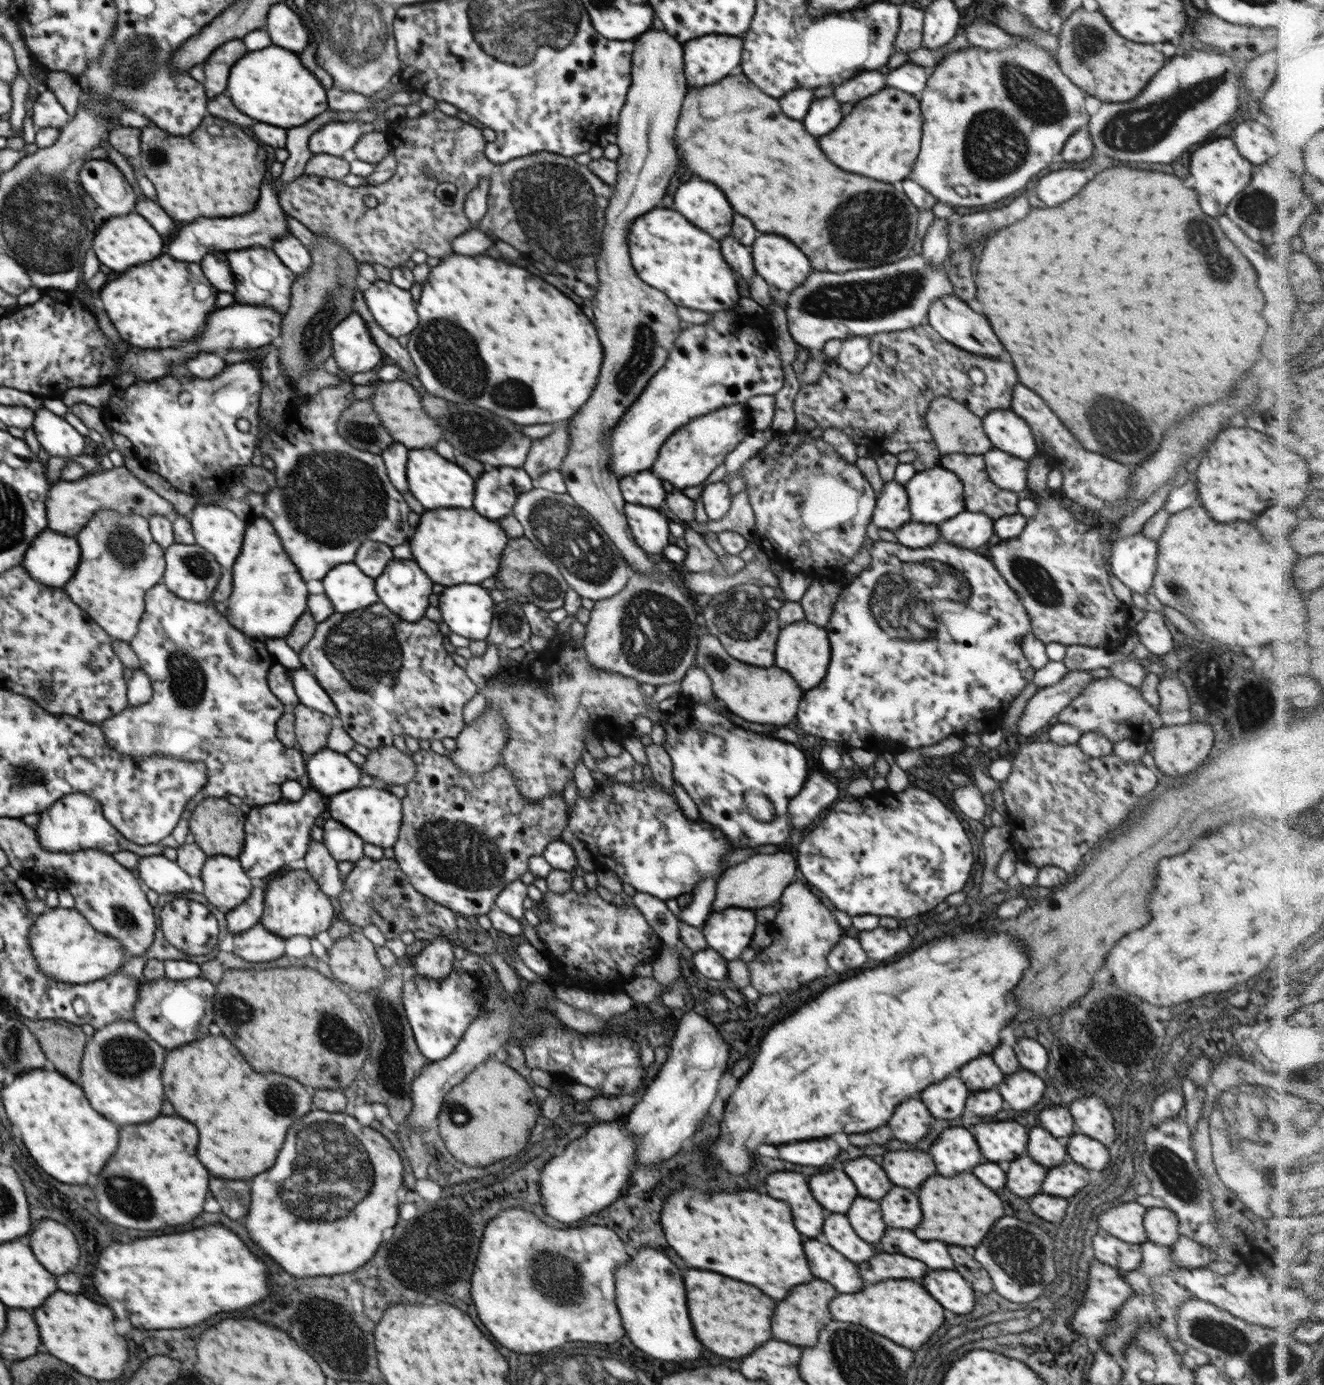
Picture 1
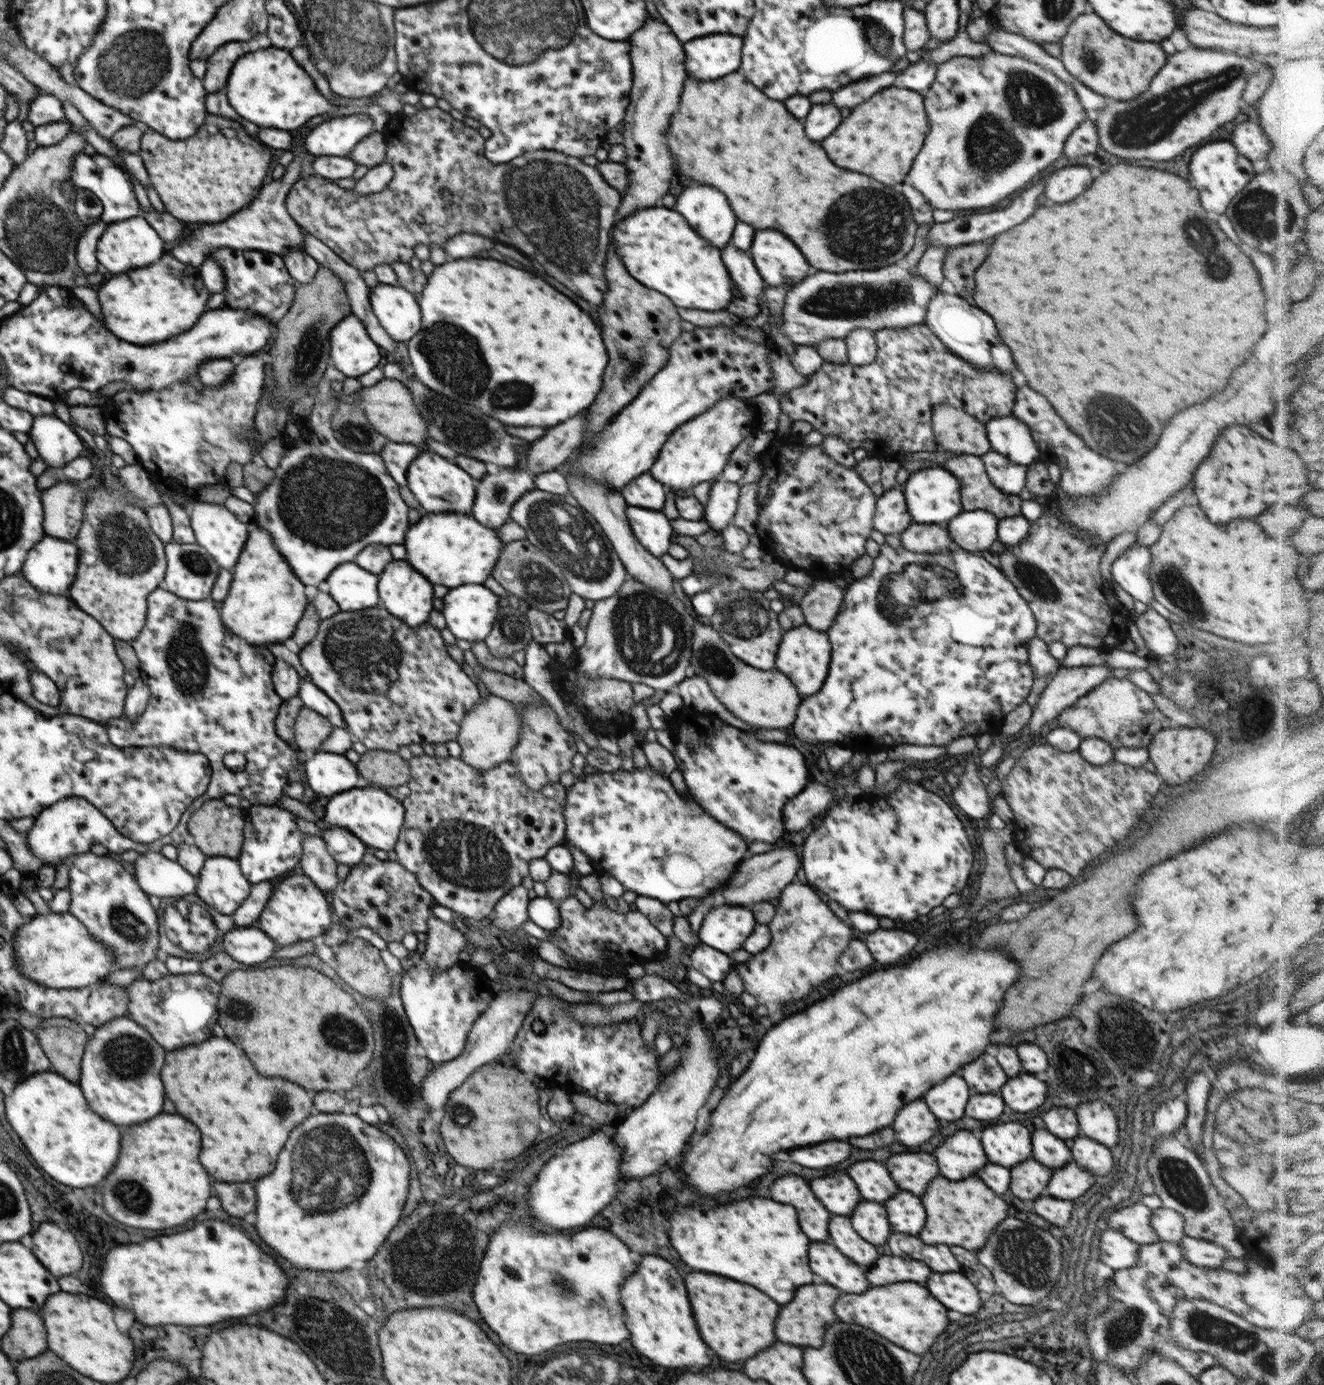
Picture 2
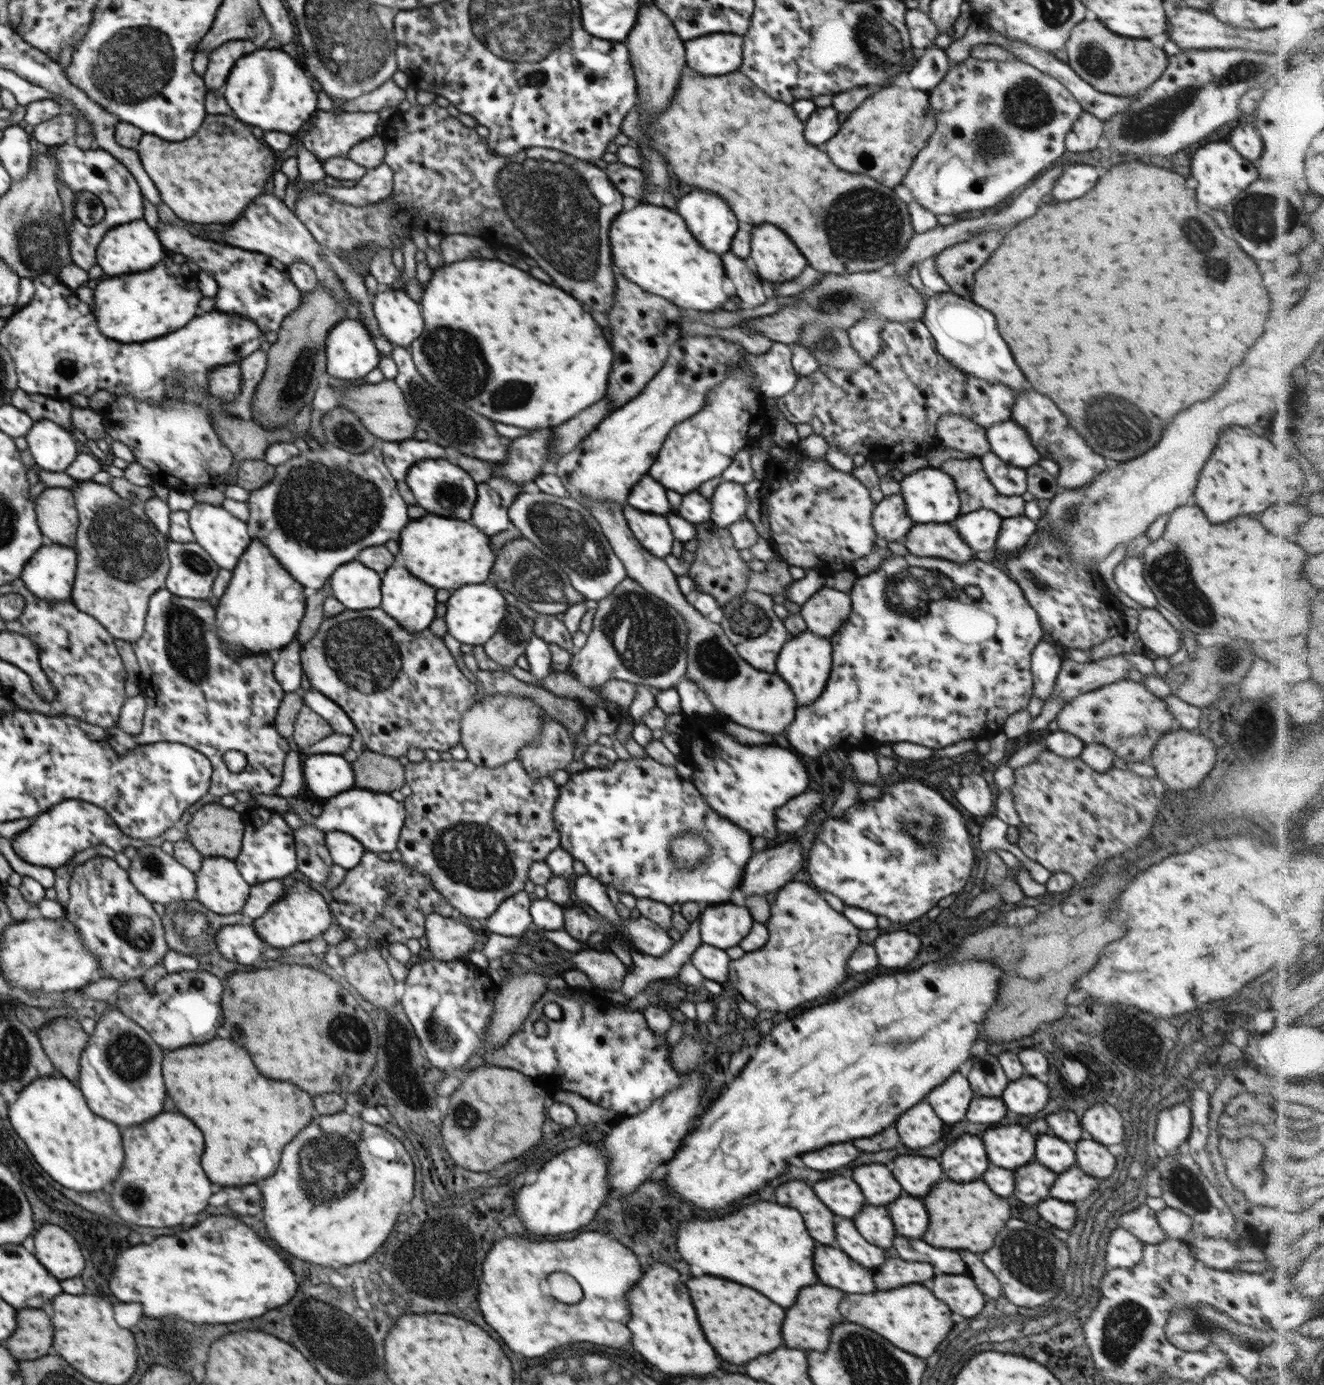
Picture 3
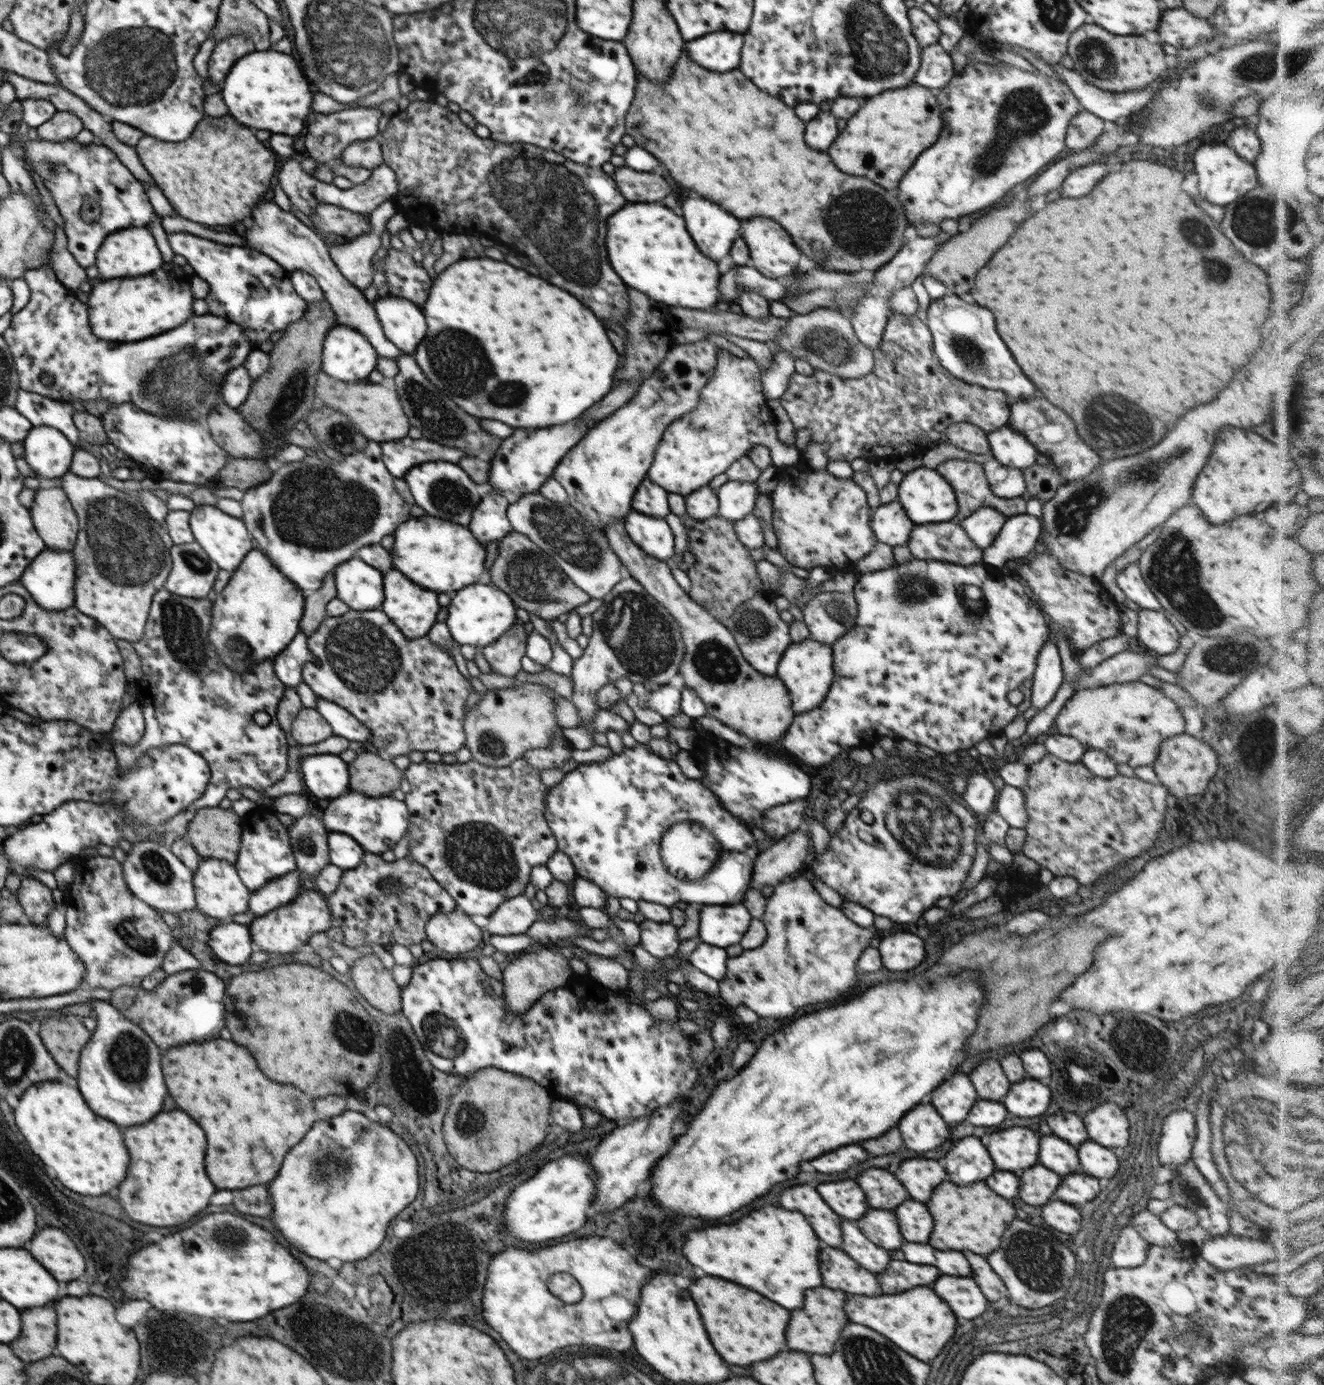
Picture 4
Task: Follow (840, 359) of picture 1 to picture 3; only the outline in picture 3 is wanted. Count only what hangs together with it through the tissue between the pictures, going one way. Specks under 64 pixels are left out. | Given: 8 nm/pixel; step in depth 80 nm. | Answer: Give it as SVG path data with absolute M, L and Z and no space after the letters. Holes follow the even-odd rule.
M865 310L862 320L855 322L847 331L852 346L867 363L873 360L881 345L882 322L874 311Z

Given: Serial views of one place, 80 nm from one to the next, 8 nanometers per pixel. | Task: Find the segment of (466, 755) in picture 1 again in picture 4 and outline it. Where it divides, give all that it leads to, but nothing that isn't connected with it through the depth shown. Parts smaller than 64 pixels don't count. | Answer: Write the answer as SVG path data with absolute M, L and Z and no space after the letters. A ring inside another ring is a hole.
M529 682L502 690L489 690L465 715L464 746L470 750L475 761L489 767L508 766L528 750L550 747L554 734L562 730L554 710L557 695L543 684Z

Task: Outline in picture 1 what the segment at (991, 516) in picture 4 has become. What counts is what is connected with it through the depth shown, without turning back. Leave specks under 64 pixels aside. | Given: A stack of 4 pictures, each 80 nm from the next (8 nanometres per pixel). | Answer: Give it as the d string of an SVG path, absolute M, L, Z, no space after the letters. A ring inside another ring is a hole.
M962 512L956 518L950 518L948 522L942 524L940 534L944 540L976 550L976 548L985 548L984 544L992 538L994 534L993 520L990 520L986 514L972 514L972 512Z

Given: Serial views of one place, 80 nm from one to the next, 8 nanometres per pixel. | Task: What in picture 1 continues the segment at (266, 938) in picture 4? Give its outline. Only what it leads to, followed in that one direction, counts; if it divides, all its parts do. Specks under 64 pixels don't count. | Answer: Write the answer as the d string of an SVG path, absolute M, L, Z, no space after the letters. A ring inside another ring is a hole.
M303 863L293 864L292 869L280 877L272 877L266 886L264 898L261 923L270 932L284 939L290 936L308 936L311 939L319 932L328 930L332 921L338 917L338 909L334 900L324 894Z

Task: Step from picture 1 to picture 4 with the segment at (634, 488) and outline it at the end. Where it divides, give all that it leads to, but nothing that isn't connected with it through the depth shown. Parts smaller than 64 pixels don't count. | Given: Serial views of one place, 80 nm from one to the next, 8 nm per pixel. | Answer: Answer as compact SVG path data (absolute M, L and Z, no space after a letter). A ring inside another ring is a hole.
M648 478L638 486L636 498L632 500L632 509L638 513L652 516L654 518L665 518L671 513L668 504L668 494L664 488L656 486Z

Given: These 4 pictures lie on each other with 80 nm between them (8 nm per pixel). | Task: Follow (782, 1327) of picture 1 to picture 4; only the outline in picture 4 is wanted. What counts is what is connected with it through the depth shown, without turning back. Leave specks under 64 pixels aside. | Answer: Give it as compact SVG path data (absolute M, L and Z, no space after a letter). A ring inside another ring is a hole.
M828 1288L806 1290L804 1308L792 1312L792 1318L790 1318L790 1324L786 1330L786 1344L798 1352L832 1354L842 1328L848 1324L844 1304L846 1304L846 1294L840 1290L828 1290Z

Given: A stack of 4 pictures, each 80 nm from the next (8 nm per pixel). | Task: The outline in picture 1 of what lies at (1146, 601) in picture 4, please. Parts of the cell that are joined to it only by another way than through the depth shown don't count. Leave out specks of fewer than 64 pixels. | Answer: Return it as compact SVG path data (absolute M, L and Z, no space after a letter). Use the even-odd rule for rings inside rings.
M1139 532L1113 543L1108 564L1110 573L1130 588L1145 595L1151 590L1157 566L1157 540Z

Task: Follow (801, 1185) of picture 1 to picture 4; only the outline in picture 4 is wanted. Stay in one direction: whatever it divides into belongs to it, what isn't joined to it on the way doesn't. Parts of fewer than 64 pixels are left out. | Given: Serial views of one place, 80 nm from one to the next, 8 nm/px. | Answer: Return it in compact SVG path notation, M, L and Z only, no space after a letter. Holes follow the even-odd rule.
M794 1186L780 1194L780 1206L786 1210L798 1210L816 1230L816 1236L828 1246L836 1248L842 1244L842 1218L820 1198L810 1186Z

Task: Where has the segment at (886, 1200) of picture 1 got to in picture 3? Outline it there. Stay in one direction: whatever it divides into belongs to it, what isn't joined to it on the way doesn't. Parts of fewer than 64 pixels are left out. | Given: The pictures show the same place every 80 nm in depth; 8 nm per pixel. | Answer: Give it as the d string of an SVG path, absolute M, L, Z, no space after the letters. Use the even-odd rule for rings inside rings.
M900 1196L890 1206L896 1232L906 1238L922 1238L928 1230L928 1212L924 1204L912 1196Z

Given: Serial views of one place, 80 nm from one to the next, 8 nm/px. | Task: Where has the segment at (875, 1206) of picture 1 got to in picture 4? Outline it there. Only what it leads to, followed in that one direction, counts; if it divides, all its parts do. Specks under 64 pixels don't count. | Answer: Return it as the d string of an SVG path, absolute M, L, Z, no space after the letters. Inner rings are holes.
M870 1208L858 1222L862 1234L868 1236L876 1246L886 1250L898 1250L902 1246L902 1234L898 1230L898 1220L892 1212Z

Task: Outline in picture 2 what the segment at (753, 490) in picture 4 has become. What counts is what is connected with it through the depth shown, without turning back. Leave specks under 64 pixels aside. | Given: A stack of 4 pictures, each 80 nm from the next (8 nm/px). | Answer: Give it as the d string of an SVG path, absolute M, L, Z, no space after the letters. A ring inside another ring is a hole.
M724 480L714 482L706 508L704 508L704 519L710 528L720 532L731 524L738 509L740 491L741 485L738 483Z

